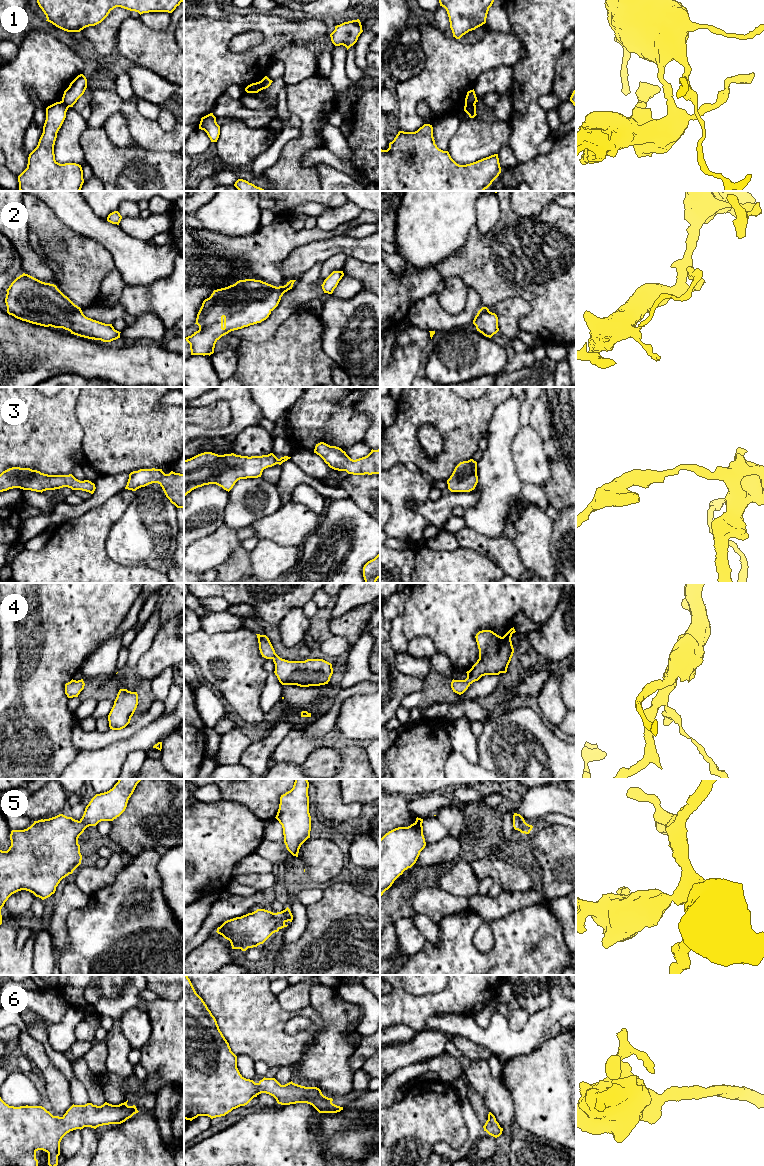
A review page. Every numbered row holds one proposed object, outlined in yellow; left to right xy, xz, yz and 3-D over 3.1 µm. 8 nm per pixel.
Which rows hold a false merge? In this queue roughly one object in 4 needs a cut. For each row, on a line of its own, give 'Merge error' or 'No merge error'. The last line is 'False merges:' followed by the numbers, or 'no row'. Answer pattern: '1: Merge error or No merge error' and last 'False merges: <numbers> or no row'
1: Merge error
2: No merge error
3: No merge error
4: No merge error
5: No merge error
6: No merge error
False merges: 1

